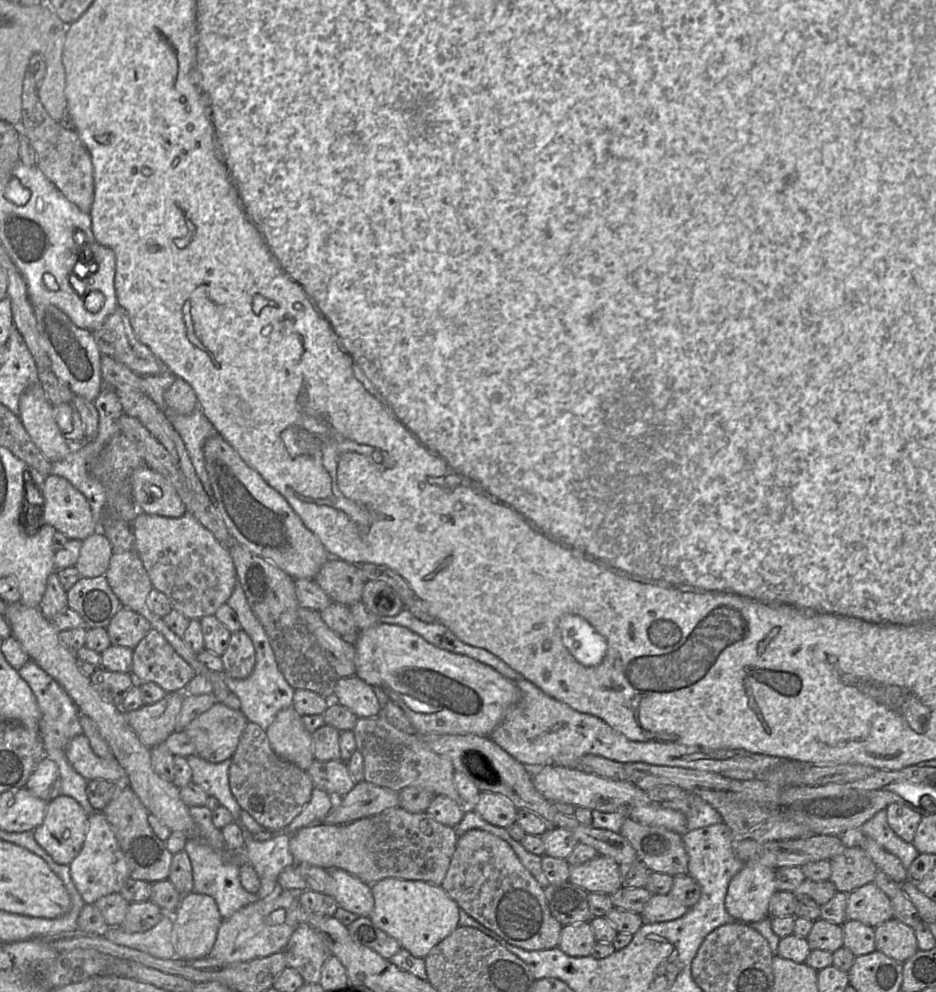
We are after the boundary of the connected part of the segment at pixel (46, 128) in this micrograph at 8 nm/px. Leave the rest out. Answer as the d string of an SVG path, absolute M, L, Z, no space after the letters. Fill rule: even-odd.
M29 68L28 71L24 77L23 80L23 90L22 90L22 117L21 117L21 121L19 122L19 124L16 124L14 126L18 126L19 127L19 136L20 134L24 134L28 137L32 147L35 150L35 154L36 154L36 166L43 172L43 174L62 192L62 194L66 197L66 199L68 201L70 201L71 203L75 204L80 210L85 211L85 212L89 212L92 203L93 203L93 199L94 199L94 170L93 170L93 164L92 164L92 160L91 160L91 156L89 151L87 150L87 148L85 147L84 143L82 142L81 138L79 137L78 133L76 132L76 130L69 130L69 129L65 129L63 128L59 122L53 120L50 115L48 114L48 112L45 110L44 106L42 105L42 103L40 102L40 99L37 95L37 89L36 89L36 83L32 77L31 72L29 72Z

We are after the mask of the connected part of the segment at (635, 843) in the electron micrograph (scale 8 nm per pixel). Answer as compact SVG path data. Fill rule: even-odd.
M630 818L624 820L619 833L635 849L637 860L650 872L672 876L687 873L688 853L680 834Z

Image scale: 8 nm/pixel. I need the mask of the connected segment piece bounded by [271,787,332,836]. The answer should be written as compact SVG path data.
M314 787L311 798L303 810L285 828L279 831L271 831L274 835L293 834L297 830L315 824L323 823L325 817L332 809L332 802L329 794Z

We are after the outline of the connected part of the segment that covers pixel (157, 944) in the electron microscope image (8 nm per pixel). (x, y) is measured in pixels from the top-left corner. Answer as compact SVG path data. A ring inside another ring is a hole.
M163 914L153 928L140 933L127 933L120 927L110 927L105 933L110 942L136 949L160 959L173 959L172 915Z

